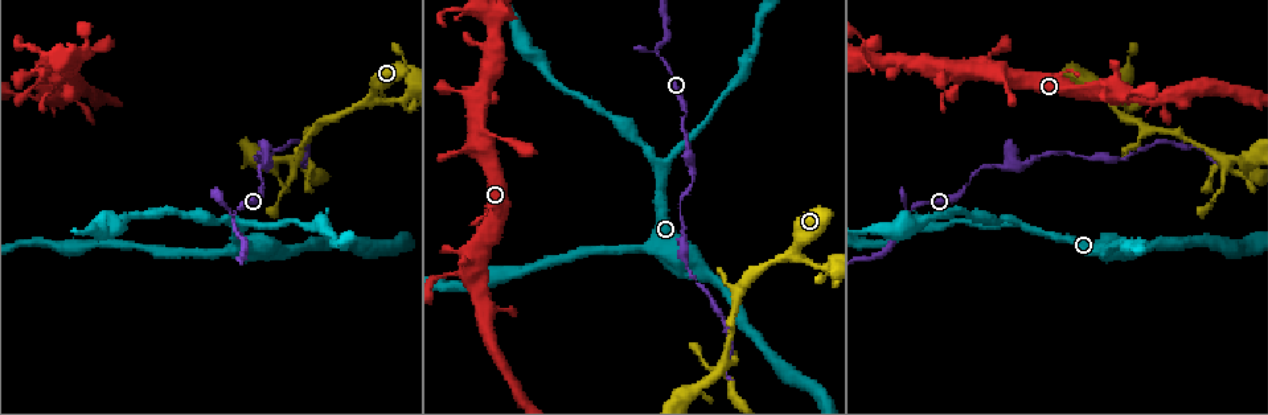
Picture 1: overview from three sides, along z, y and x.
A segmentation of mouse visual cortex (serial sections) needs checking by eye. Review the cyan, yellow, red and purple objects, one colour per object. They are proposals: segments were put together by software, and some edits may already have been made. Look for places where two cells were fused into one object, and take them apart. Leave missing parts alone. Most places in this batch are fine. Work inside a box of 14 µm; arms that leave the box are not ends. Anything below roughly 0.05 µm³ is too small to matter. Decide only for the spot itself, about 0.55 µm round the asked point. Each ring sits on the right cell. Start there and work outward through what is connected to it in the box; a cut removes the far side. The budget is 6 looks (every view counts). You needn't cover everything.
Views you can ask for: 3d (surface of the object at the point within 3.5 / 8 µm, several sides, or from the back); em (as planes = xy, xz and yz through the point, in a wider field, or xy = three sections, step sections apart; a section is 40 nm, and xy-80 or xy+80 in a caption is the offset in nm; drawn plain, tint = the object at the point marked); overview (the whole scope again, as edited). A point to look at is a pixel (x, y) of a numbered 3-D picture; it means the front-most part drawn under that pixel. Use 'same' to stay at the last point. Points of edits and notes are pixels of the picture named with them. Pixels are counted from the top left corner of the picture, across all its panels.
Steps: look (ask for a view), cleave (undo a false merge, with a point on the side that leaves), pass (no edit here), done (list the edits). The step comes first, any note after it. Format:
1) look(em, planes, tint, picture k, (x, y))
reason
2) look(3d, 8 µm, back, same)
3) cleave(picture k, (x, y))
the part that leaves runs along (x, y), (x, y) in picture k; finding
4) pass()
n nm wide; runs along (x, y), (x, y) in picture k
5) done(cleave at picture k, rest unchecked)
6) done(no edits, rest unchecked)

look(3d, 3.5 µm, back, picture 1, (1023, 226))
arms part here

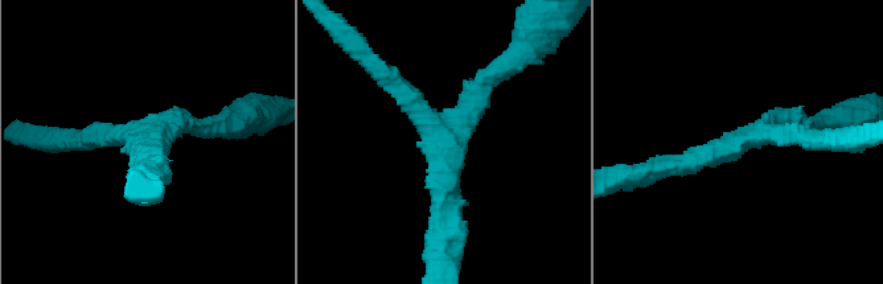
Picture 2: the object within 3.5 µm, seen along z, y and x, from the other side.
look(em, xy, step 2, tint, picture 2, (150, 136))
3 arms; arms of 200, 250, 250 nm

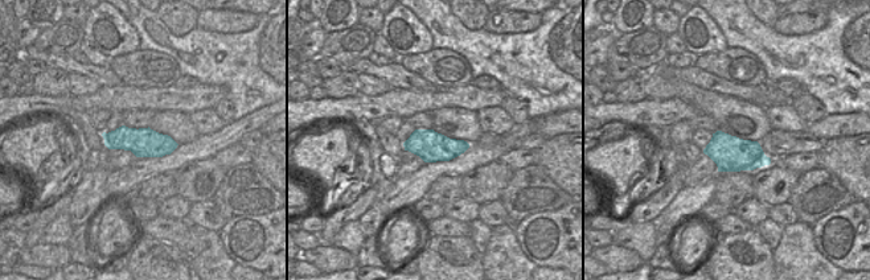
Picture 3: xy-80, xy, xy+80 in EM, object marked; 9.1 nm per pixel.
look(em, xy, step 3, tint, same)

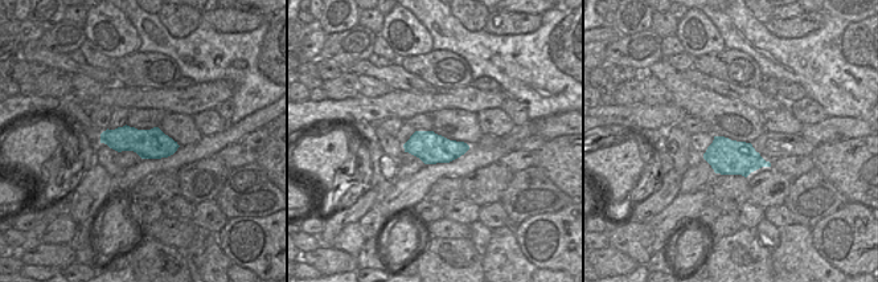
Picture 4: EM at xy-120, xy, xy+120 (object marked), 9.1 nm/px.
pass()
280 nm wide; runs along (443, 218), (447, 136), (496, 75) in picture 2; continuous, no second cell

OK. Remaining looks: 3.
look(3d, 3.5 µm, picture 1, (1010, 162))
arms part here

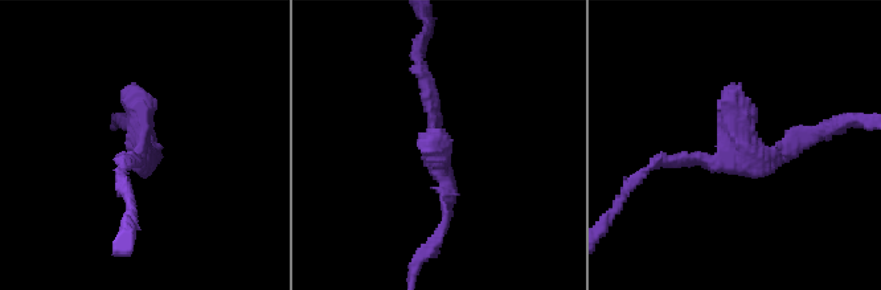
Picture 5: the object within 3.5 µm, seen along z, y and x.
look(em, xy, step 3, tint, picture 5, (138, 152))
shape alone is not enough

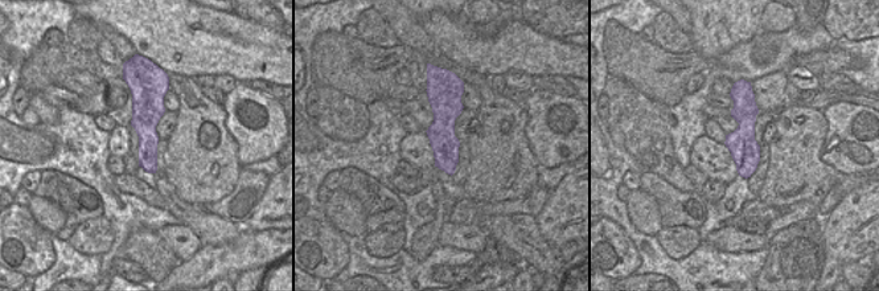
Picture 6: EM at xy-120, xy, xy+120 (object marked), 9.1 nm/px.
pass()
runs along (655, 164), (770, 156), (818, 131) in picture 5; one cell here

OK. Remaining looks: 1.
done(no edits, rest unchecked)

